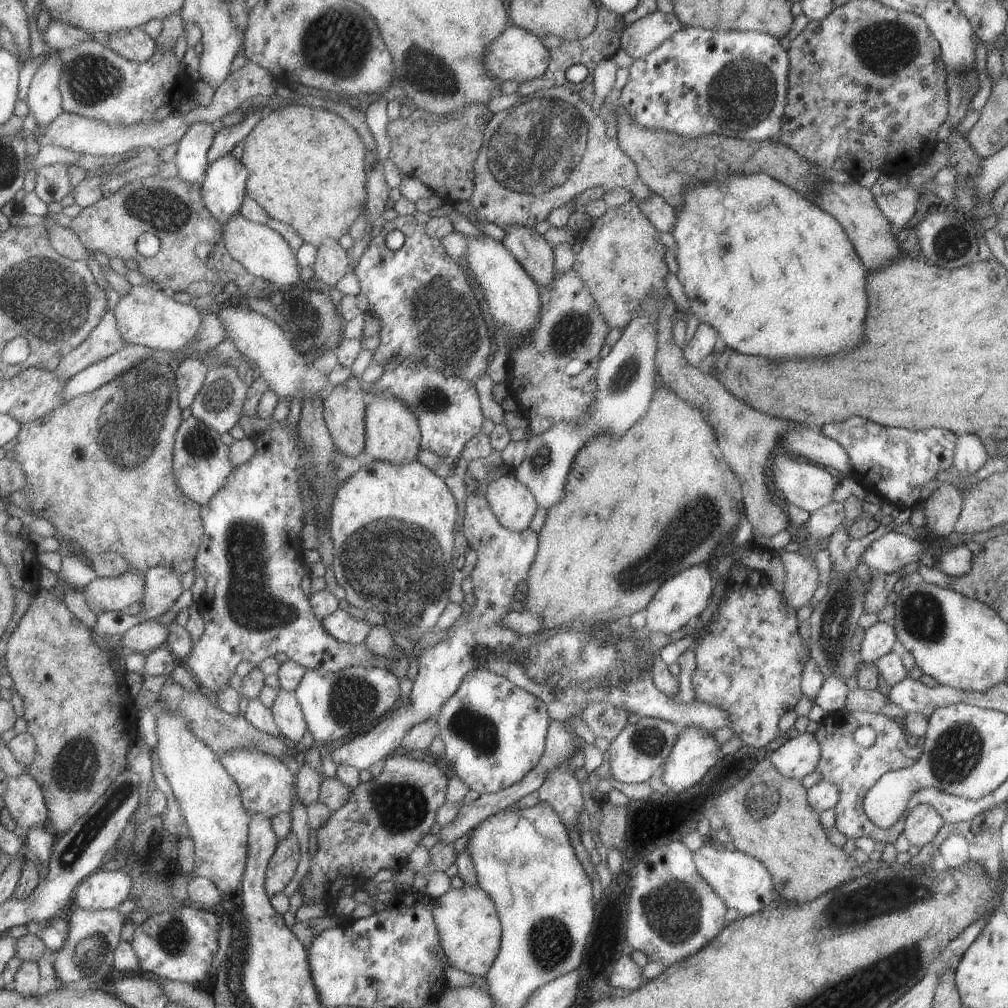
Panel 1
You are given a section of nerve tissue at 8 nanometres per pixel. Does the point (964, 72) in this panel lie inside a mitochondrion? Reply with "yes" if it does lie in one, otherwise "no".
no

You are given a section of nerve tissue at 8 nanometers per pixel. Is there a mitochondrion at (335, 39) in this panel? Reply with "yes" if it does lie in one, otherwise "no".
yes

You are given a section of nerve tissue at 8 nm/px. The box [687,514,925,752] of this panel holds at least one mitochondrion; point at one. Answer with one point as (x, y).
(835, 626)

